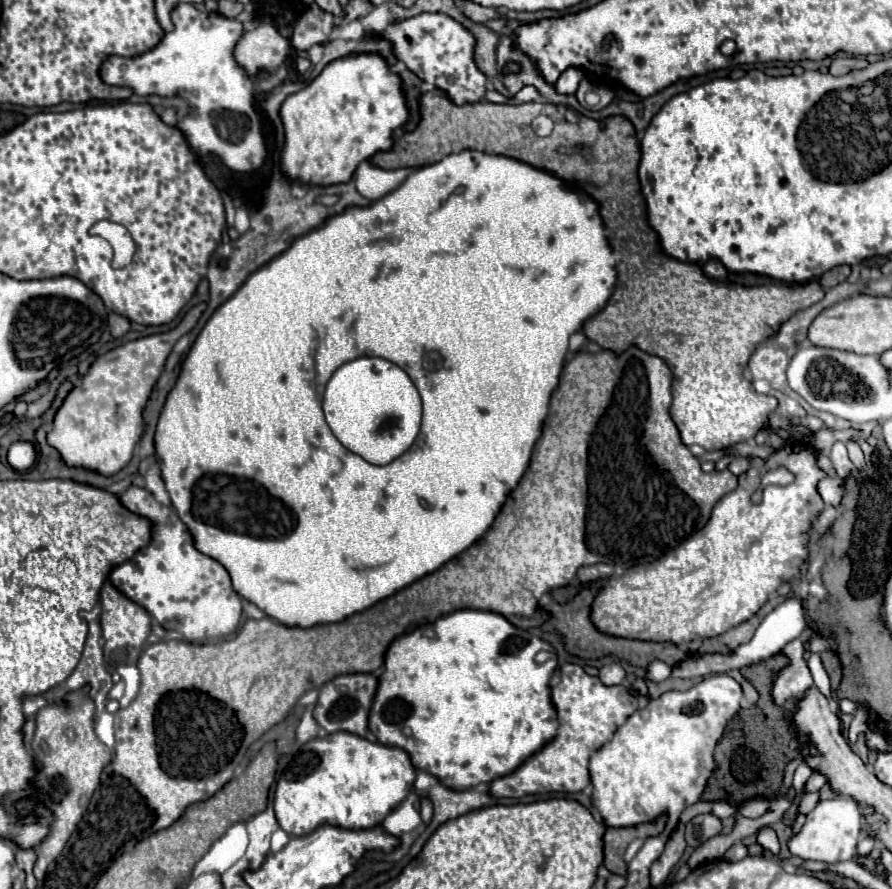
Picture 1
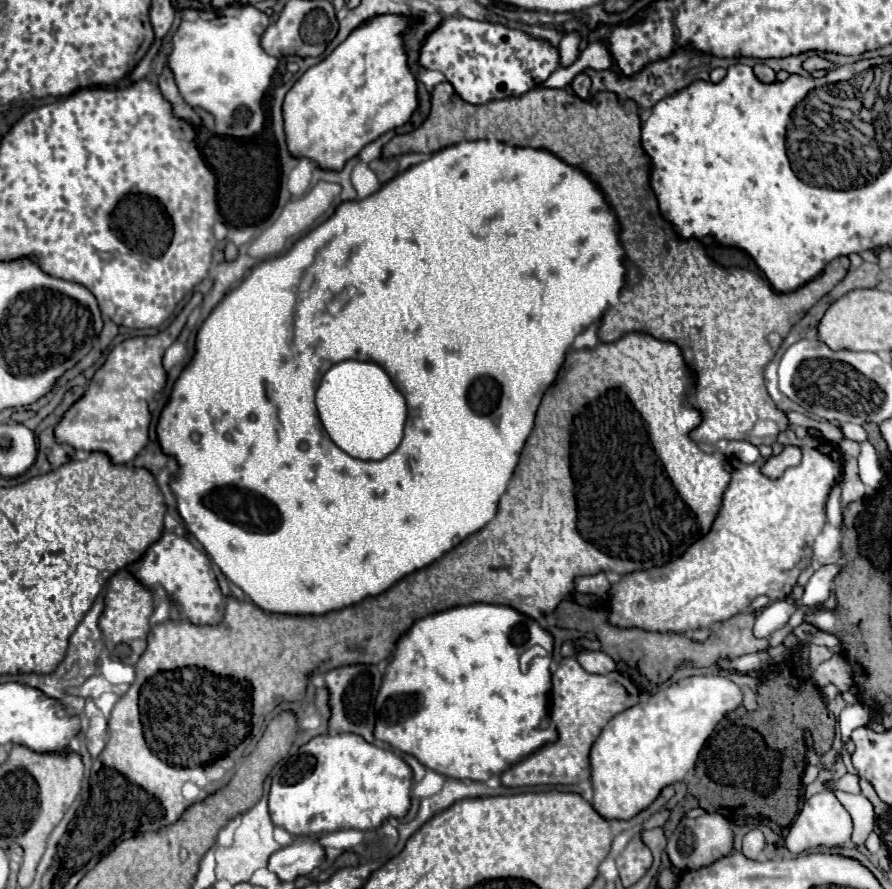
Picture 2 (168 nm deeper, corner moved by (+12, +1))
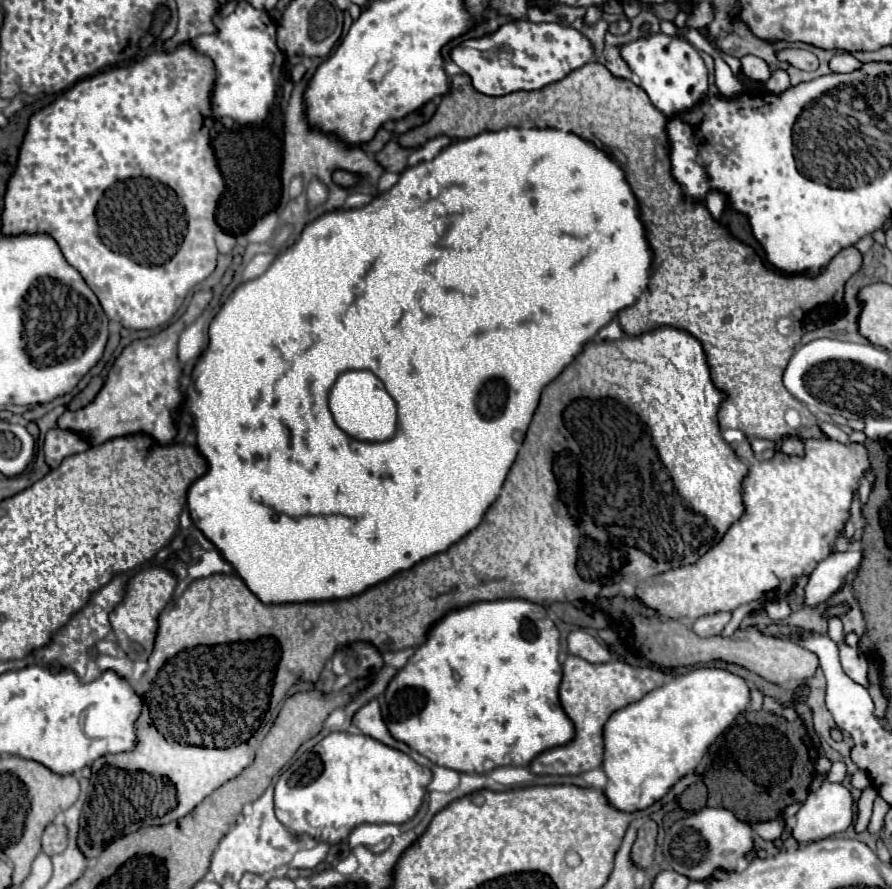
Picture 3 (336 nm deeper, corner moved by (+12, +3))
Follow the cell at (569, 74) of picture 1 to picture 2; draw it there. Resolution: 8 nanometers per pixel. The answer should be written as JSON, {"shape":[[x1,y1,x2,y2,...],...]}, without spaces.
{"shape":[[572,32,572,34,566,34,564,38,562,38,562,42,560,42,560,46,558,46,558,50,560,50,560,66,562,68,568,68,574,60,576,60,576,56,578,56,578,52,580,52,580,36,576,34,576,32]]}

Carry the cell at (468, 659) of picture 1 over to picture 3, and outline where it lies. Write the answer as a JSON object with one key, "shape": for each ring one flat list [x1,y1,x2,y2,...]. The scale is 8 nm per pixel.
{"shape":[[528,600,478,602,478,604,470,604,466,608,446,614,430,630,428,640,414,652,414,656,408,660,408,664,390,680,390,684,382,696,382,704,384,704,382,714,384,714,384,722,390,730,390,734,396,740,406,742,412,750,420,752,436,766,452,768,452,770,466,772,466,774,488,774,500,766,528,766,540,752,568,744,574,738,574,724,562,710,560,698,558,698,558,686,562,682,562,666,558,662,558,648,560,648,558,640,560,640,560,634,558,634,554,622,548,618,546,608,540,604,528,602]]}

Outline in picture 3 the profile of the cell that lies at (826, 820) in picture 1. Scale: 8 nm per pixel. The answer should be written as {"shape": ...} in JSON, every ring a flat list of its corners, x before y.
{"shape":[[822,776,822,784,818,790,812,790,806,798,806,802,800,806,796,814,796,824,792,828,792,834,798,842,814,842,822,840,834,834,844,832,854,822,854,798,852,792,836,782,828,782,826,776]]}

